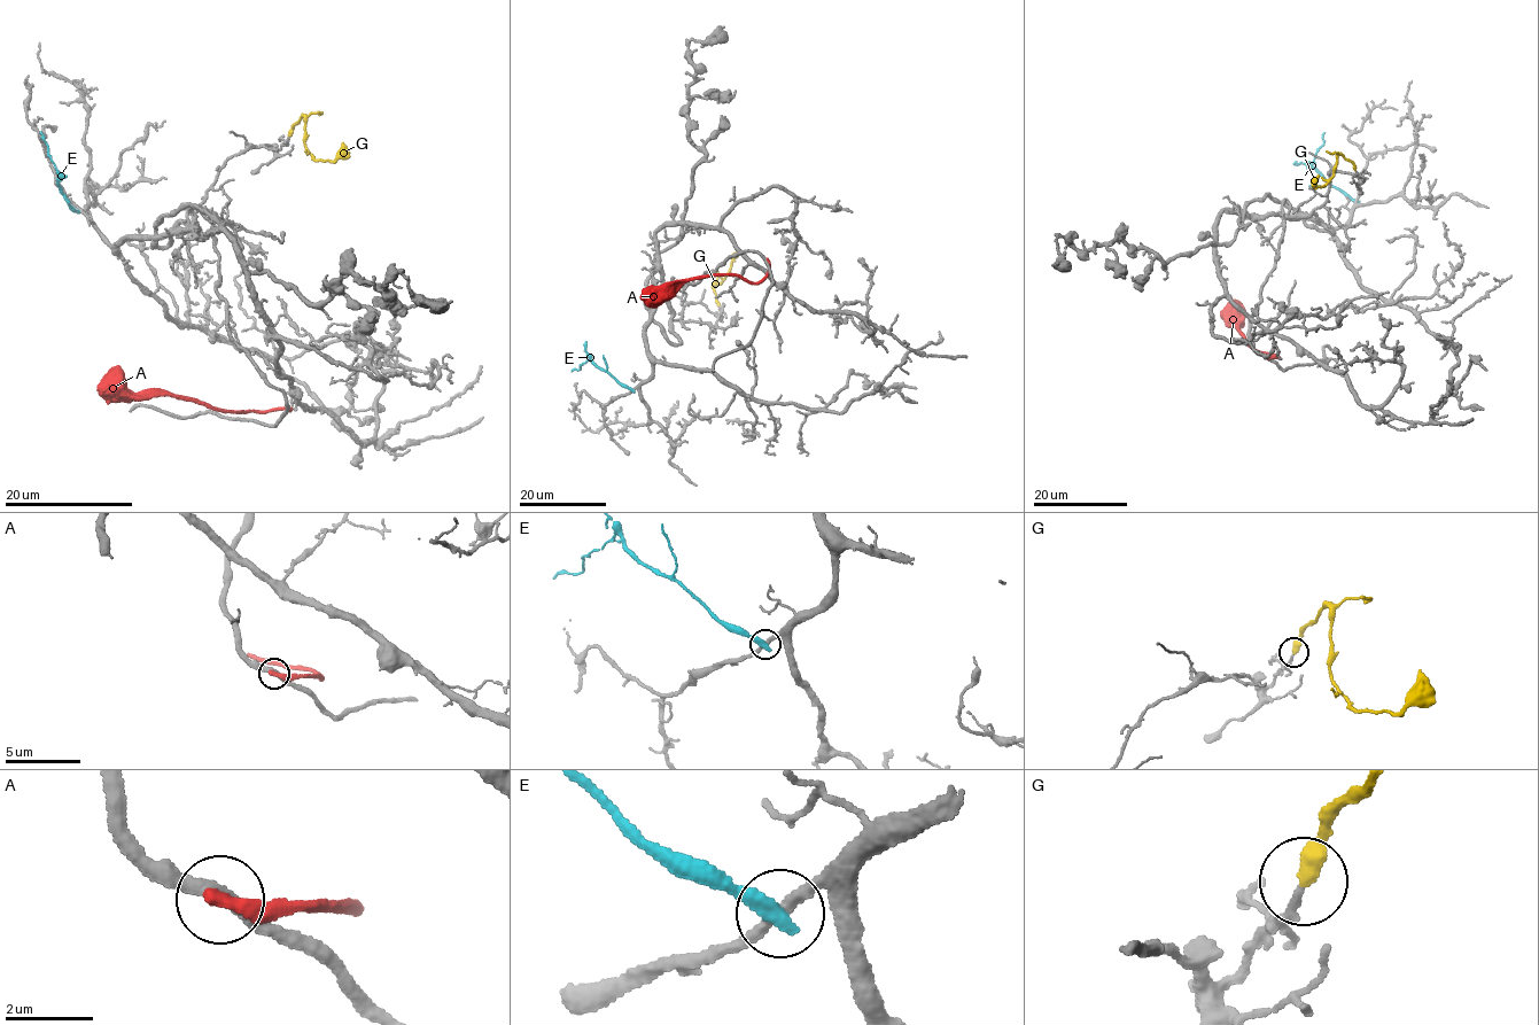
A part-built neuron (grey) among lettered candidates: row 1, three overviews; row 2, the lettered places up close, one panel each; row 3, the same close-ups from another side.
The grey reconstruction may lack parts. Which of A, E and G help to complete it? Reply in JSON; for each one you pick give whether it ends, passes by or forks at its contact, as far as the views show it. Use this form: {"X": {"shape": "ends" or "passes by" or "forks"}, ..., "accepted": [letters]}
{"G": {"shape": "ends"}, "accepted": ["G"]}

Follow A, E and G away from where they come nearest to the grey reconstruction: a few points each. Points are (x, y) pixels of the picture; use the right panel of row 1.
A: (1264, 356), (1279, 358), (1251, 348), (1235, 326), (1226, 324), (1226, 309), (1232, 310)
E: (1357, 201), (1311, 165), (1323, 144), (1324, 132)
G: (1354, 170), (1351, 161), (1338, 155), (1334, 173), (1324, 186), (1315, 187), (1319, 175)

